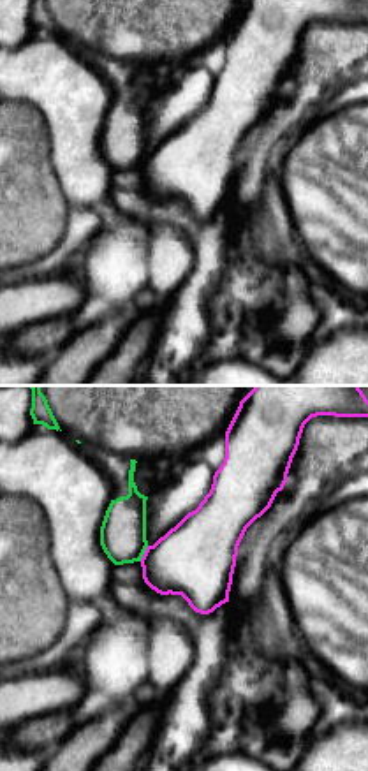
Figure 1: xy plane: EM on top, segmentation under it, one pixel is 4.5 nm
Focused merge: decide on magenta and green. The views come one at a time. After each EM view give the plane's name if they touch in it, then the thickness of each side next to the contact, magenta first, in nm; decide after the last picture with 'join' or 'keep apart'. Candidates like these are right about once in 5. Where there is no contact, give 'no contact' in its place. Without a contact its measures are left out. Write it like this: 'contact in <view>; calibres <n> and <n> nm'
contact in xy; calibres 360 and 200 nm

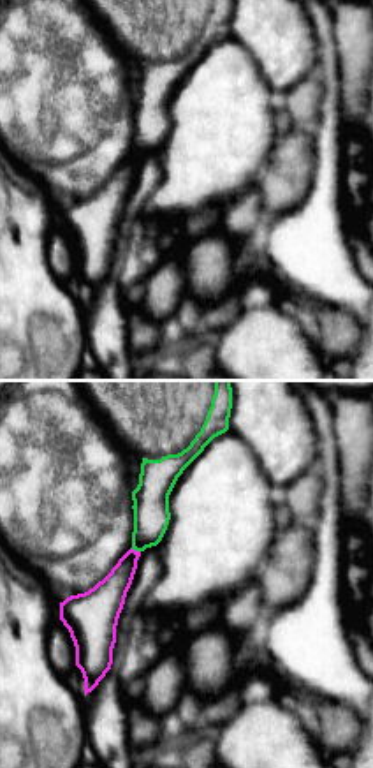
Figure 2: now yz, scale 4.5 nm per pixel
contact in yz; calibres 160 and 160 nm

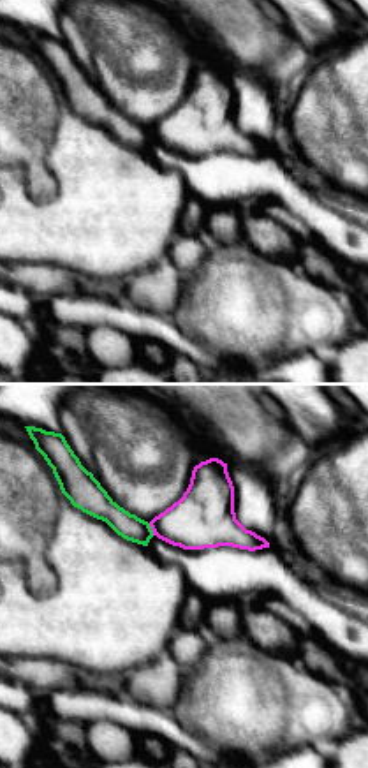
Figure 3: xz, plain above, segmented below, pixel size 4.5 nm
contact in xz; calibres 280 and 120 nm

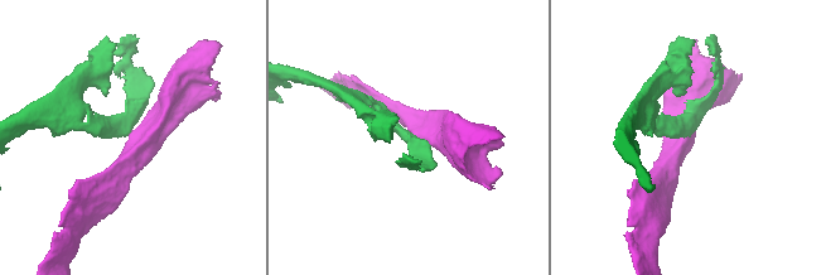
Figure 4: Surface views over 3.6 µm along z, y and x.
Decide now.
keep apart

